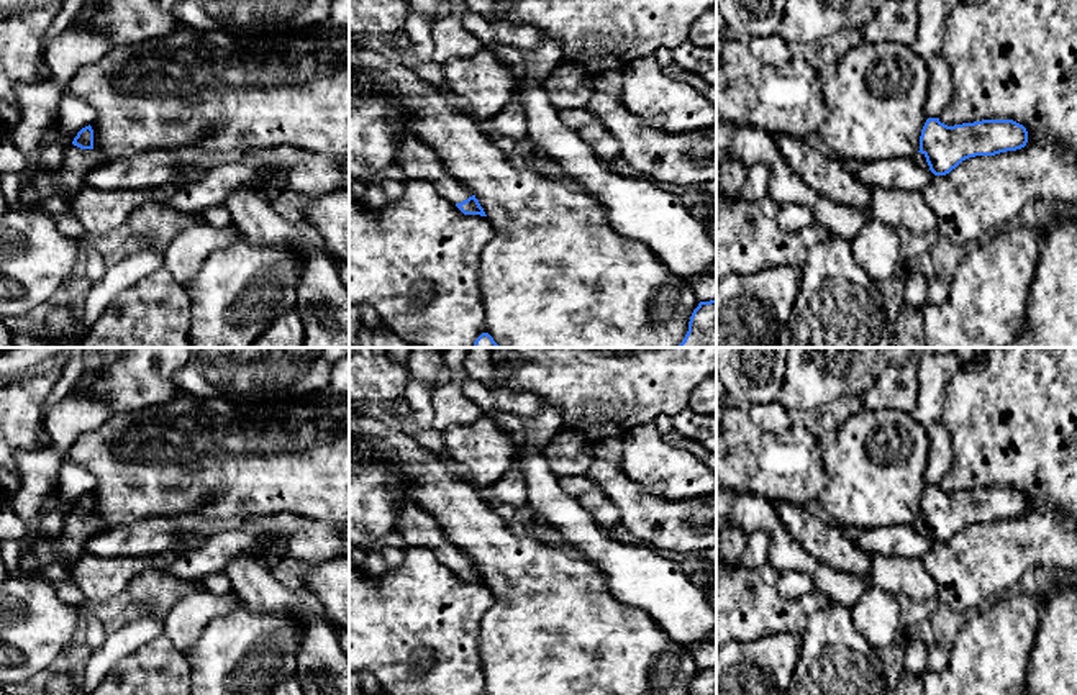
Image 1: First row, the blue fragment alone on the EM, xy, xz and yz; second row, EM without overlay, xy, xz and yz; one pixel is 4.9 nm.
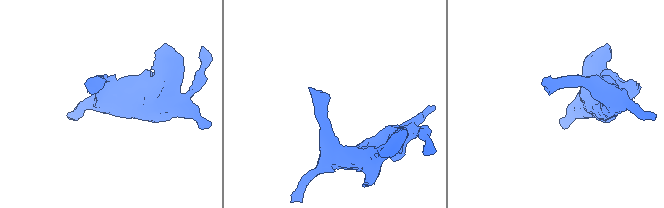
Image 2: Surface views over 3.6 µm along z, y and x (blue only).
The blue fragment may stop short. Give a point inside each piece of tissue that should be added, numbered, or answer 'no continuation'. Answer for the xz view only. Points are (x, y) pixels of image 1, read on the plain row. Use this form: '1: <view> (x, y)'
1: xz (417, 526)

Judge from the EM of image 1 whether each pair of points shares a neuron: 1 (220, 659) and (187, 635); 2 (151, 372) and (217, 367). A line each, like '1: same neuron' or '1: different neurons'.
1: different neurons
2: different neurons

